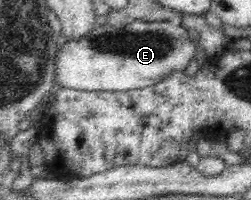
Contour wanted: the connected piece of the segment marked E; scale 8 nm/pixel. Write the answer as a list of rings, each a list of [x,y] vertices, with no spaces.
[[[132,20],[126,26],[112,26],[106,22],[92,27],[81,39],[68,40],[60,47],[56,52],[55,83],[62,88],[89,93],[116,93],[154,86],[163,76],[184,70],[199,51],[187,29],[176,21]]]

